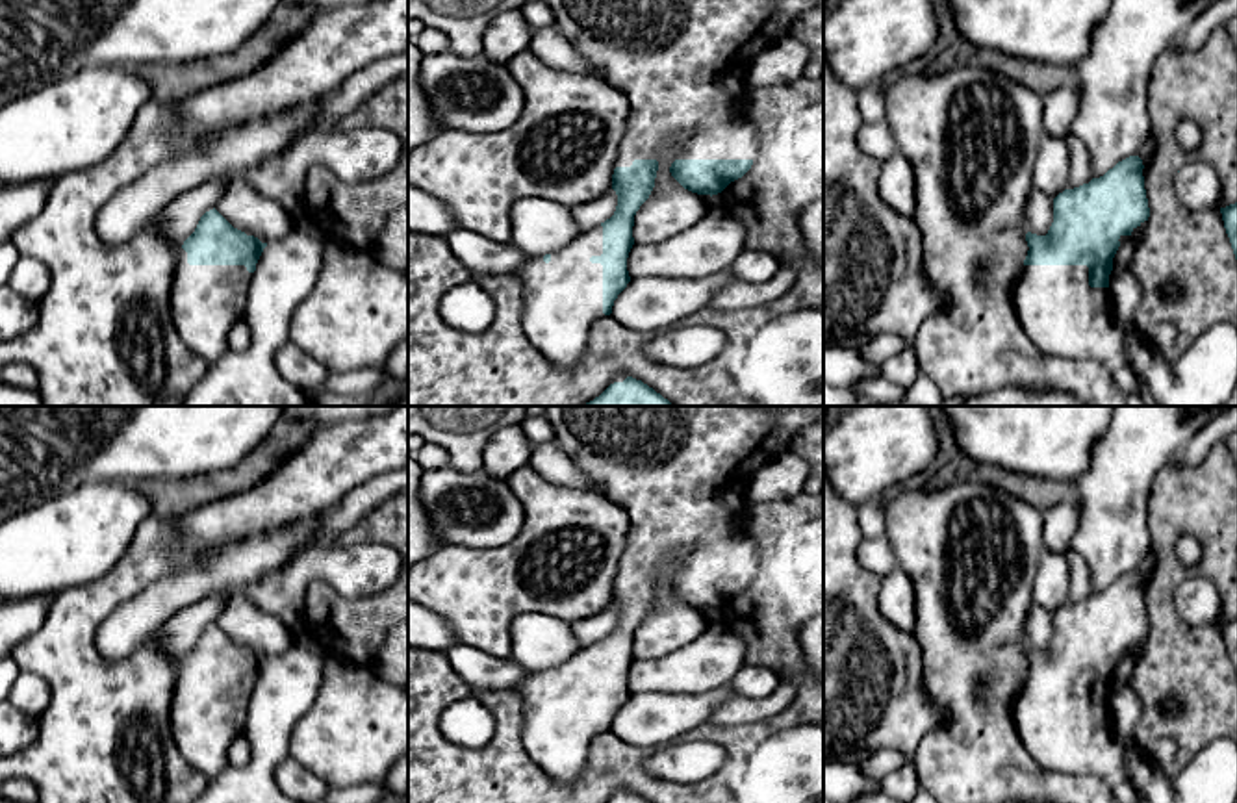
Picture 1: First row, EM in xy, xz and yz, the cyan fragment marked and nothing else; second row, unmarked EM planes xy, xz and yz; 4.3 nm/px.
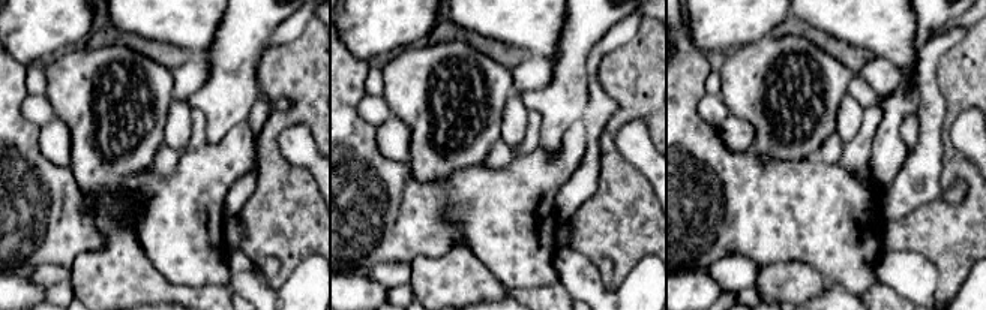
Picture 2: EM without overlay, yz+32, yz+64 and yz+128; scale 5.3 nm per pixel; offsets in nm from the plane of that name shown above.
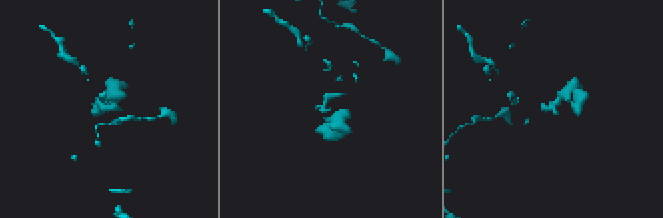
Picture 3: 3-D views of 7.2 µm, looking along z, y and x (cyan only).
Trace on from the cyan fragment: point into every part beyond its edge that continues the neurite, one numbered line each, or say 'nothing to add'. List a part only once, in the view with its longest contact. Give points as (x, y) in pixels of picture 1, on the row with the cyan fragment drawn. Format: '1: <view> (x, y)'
1: xz (562, 297)

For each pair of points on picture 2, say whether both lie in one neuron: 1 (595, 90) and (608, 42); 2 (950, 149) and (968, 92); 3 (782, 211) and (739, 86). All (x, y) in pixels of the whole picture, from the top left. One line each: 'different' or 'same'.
1: same
2: same
3: different

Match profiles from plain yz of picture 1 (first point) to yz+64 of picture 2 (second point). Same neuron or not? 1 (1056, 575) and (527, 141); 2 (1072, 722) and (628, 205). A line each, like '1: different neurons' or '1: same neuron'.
1: different neurons
2: different neurons

